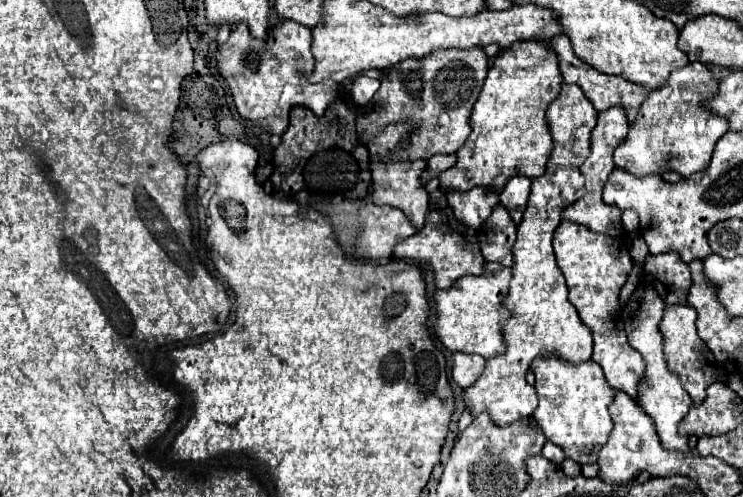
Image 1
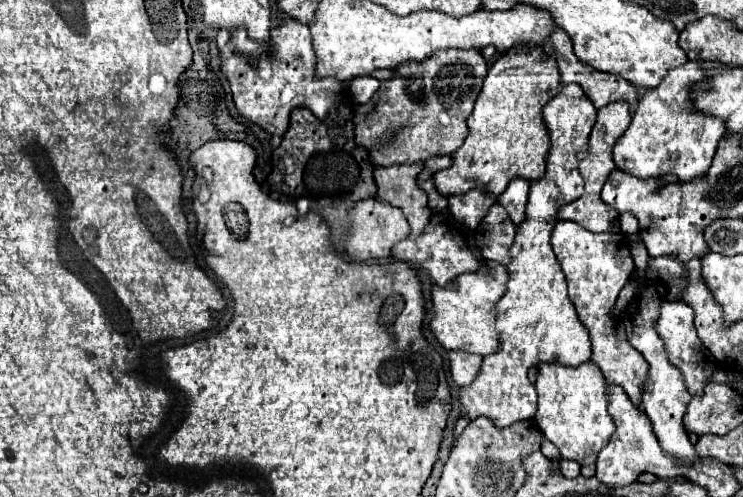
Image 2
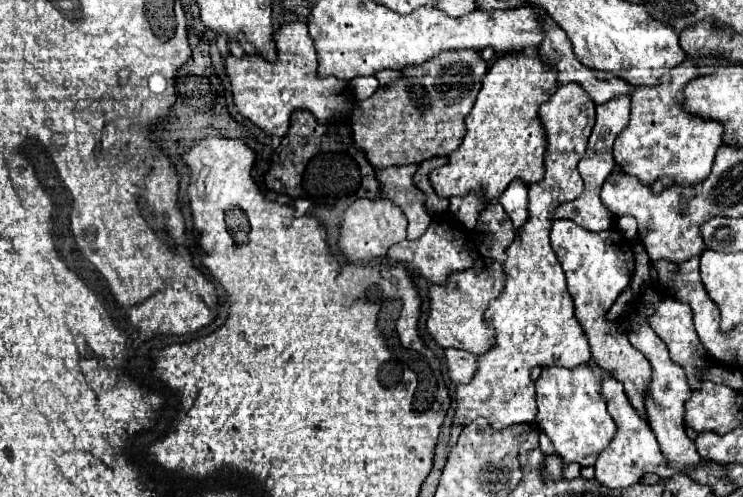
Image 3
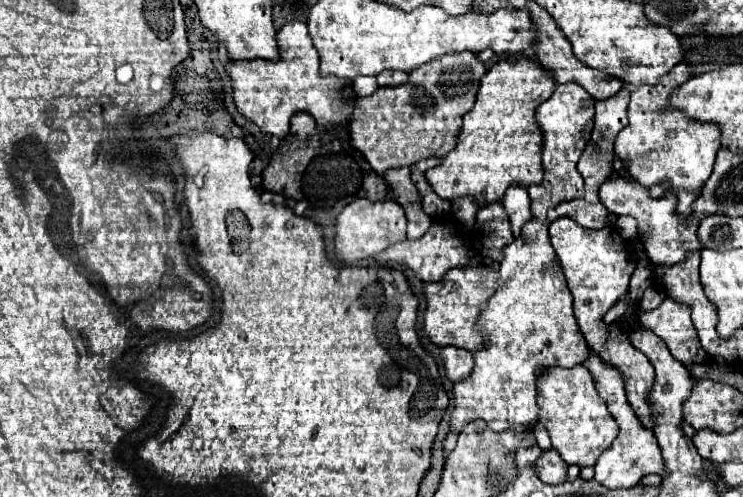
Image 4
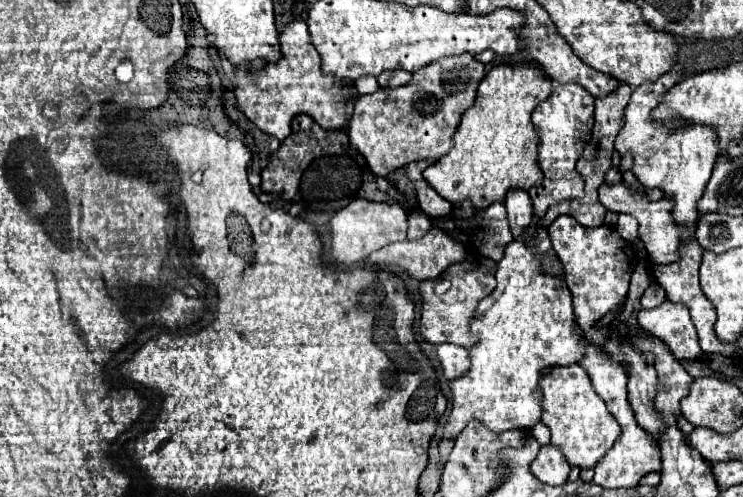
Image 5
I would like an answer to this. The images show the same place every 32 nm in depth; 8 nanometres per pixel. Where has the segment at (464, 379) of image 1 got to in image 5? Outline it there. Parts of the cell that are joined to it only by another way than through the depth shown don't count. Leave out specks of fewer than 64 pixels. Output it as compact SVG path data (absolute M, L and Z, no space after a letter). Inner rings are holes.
M438 344L436 348L438 348L438 358L442 364L444 376L448 380L456 380L464 372L468 372L470 368L468 350L464 350L462 346L454 346L454 344Z

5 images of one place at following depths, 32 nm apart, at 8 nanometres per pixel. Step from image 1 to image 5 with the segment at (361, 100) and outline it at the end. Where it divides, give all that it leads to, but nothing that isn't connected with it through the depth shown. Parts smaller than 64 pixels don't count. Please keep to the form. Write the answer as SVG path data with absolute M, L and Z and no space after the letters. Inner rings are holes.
M364 76L364 78L356 80L354 86L356 86L356 90L358 90L360 94L372 94L372 92L376 92L376 90L380 88L378 82L376 82L376 78L372 78L372 76Z

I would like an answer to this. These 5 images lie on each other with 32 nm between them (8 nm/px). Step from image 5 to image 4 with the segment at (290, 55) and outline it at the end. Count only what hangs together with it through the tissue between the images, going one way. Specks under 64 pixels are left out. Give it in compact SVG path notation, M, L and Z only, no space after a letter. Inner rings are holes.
M288 22L276 34L276 40L278 40L278 50L280 50L278 62L264 62L260 58L254 58L254 60L240 60L240 64L236 64L234 60L230 60L230 78L232 78L234 102L236 102L238 112L242 116L246 116L248 120L252 120L262 132L274 134L278 138L284 138L288 134L288 124L290 124L290 118L296 114L296 110L312 114L320 126L332 126L332 124L346 122L352 116L354 104L356 104L356 94L354 94L352 86L342 84L340 88L332 88L328 82L324 82L326 78L322 78L318 72L318 52L312 44L306 24L304 22Z

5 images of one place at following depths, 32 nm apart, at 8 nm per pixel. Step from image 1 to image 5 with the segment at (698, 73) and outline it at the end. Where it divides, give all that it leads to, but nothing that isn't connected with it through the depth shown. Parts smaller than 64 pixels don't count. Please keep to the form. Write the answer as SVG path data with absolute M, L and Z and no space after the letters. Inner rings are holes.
M676 64L670 72L660 76L658 82L644 82L634 88L632 98L626 106L626 124L618 132L614 146L620 156L632 154L632 174L642 186L658 186L668 198L674 200L674 220L684 226L694 226L698 220L696 202L700 200L710 180L712 166L720 152L720 146L716 144L716 132L712 132L712 128L708 126L694 126L680 118L672 122L660 122L652 118L652 110L662 102L664 92L684 80L684 76L686 68L682 64Z

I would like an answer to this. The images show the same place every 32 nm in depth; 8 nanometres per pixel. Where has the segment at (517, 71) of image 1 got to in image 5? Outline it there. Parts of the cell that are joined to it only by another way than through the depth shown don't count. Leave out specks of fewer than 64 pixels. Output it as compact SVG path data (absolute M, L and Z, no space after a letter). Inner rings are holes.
M498 64L480 82L476 102L464 112L452 150L424 170L426 182L448 202L470 198L476 208L502 202L512 188L530 190L542 182L538 140L532 128L534 108L552 94L552 80L534 64Z

